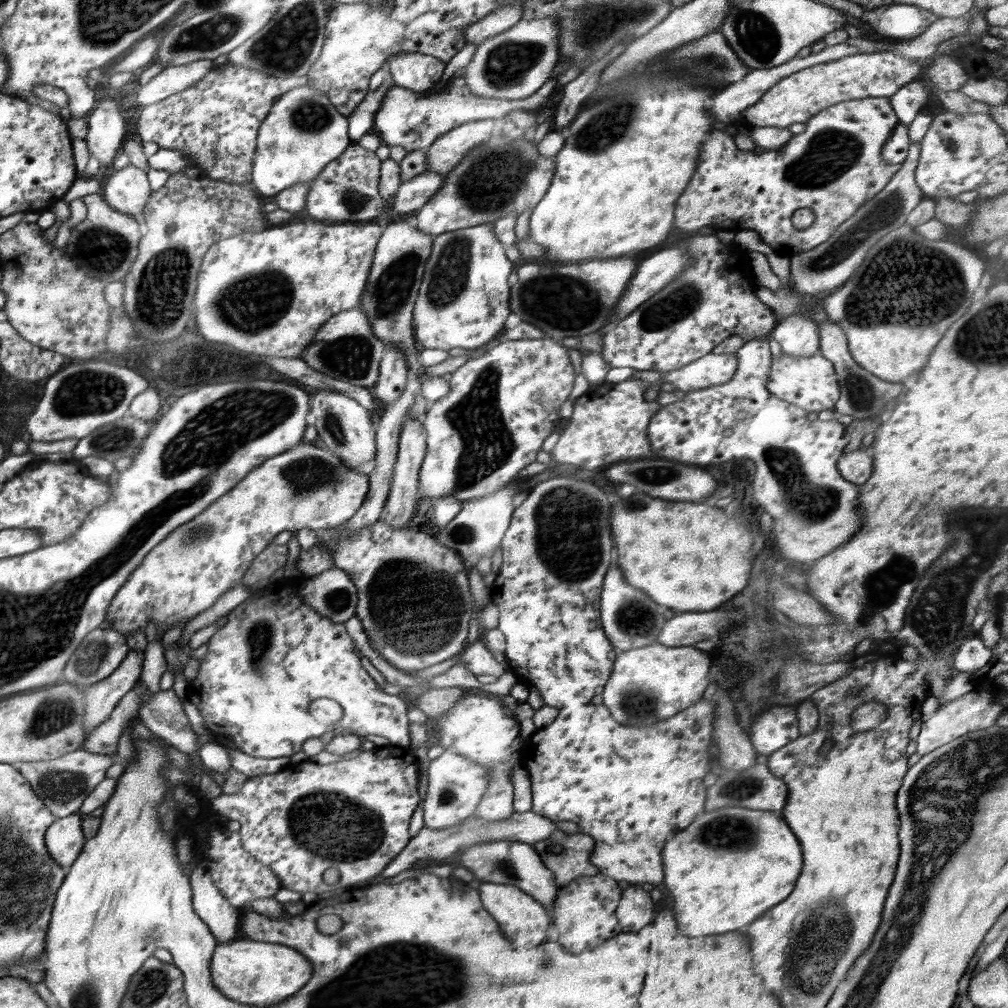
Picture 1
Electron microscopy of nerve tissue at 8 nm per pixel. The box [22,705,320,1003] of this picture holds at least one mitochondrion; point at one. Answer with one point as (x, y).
(61, 786)

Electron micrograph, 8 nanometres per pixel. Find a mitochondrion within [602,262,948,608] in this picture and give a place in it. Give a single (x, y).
(814, 502)

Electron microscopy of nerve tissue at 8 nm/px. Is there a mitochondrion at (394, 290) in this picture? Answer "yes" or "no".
yes

